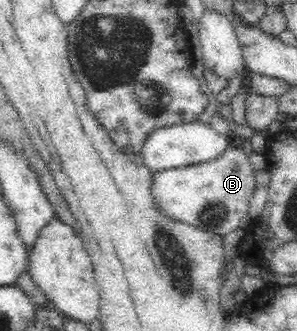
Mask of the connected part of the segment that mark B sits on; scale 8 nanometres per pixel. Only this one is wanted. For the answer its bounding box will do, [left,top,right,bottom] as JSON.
[153,147,256,237]

